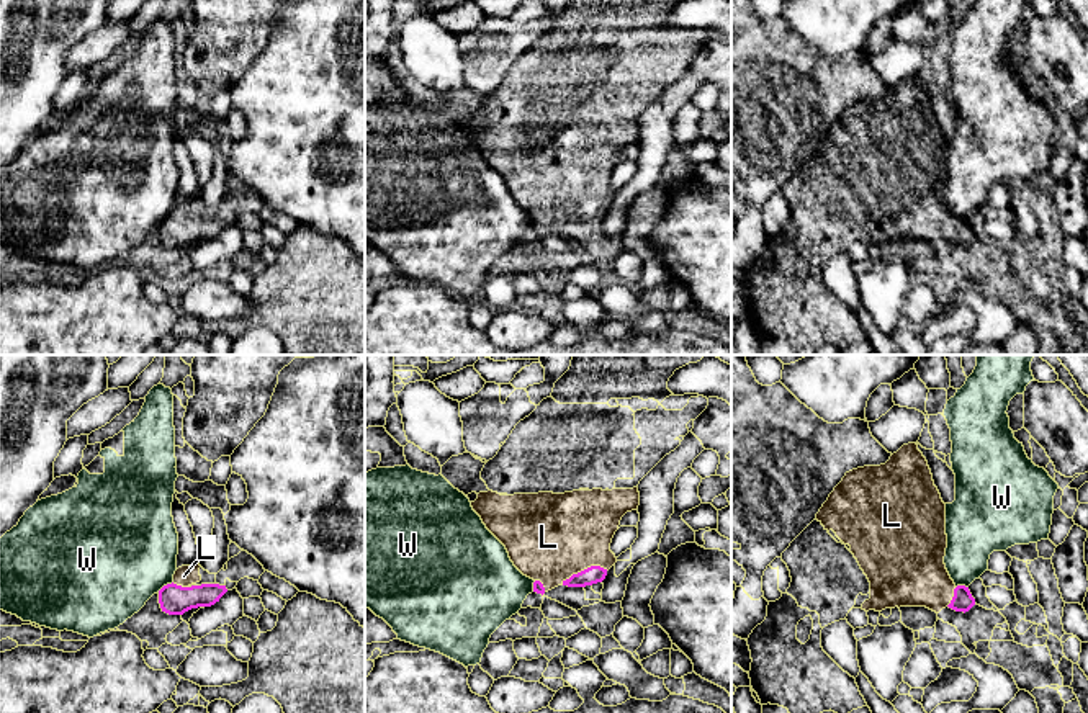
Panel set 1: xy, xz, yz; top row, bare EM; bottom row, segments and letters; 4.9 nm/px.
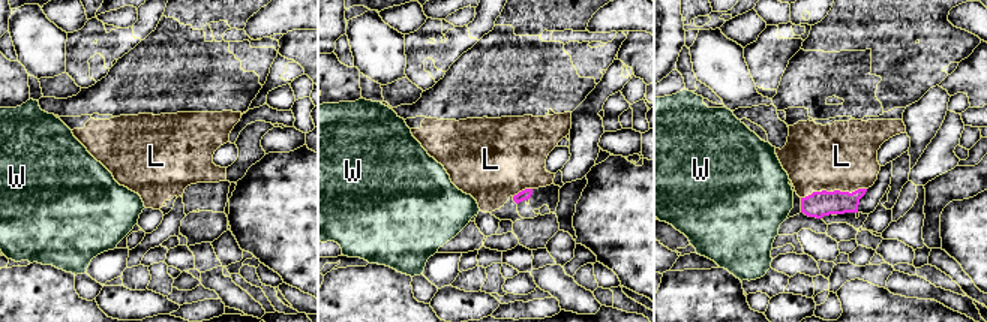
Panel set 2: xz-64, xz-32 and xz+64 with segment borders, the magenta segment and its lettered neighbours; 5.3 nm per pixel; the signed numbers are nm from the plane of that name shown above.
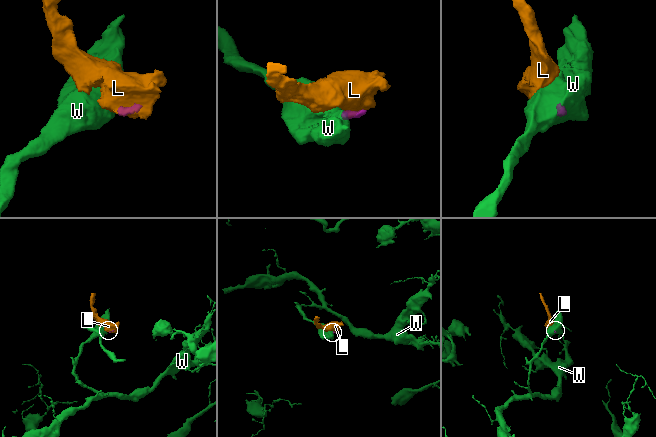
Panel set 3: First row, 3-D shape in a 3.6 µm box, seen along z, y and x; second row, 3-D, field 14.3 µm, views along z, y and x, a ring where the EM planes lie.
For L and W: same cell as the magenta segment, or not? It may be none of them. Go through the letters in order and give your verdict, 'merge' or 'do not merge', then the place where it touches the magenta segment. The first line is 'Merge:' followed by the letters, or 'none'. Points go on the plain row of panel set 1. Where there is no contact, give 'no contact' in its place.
Merge: L
L: merge; contact xz (584, 203)
W: do not merge; contact xy (164, 219)

